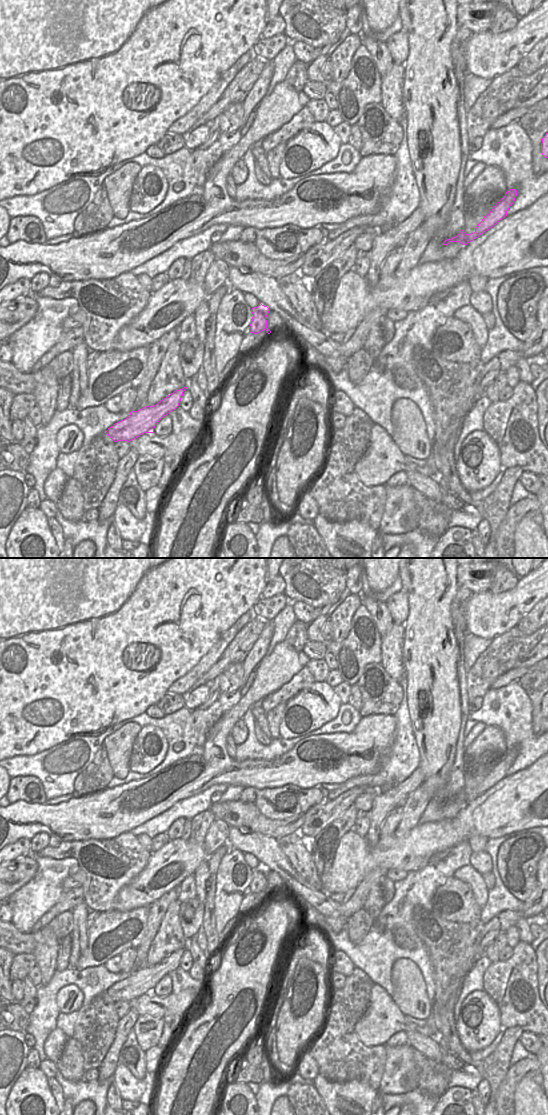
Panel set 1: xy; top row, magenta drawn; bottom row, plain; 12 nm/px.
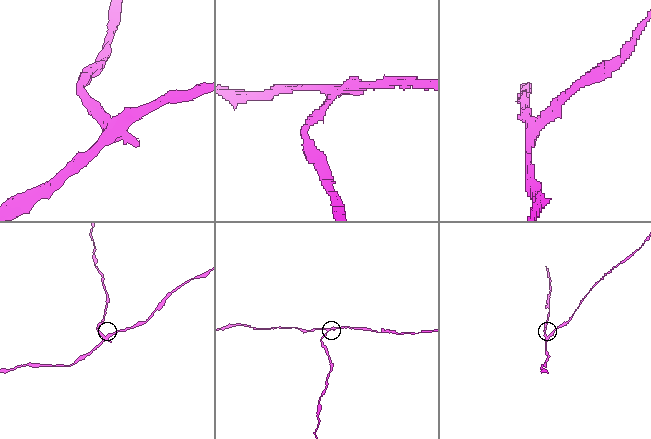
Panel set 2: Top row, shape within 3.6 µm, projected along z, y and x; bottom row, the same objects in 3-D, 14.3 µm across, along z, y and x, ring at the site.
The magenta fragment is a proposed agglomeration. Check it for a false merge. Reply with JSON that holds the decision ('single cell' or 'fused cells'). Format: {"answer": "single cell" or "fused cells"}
{"answer": "fused cells"}

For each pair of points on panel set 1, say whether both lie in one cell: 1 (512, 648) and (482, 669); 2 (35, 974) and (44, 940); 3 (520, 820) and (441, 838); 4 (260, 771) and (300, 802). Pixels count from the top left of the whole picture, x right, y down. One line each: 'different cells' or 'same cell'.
1: same cell
2: different cells
3: same cell
4: different cells

